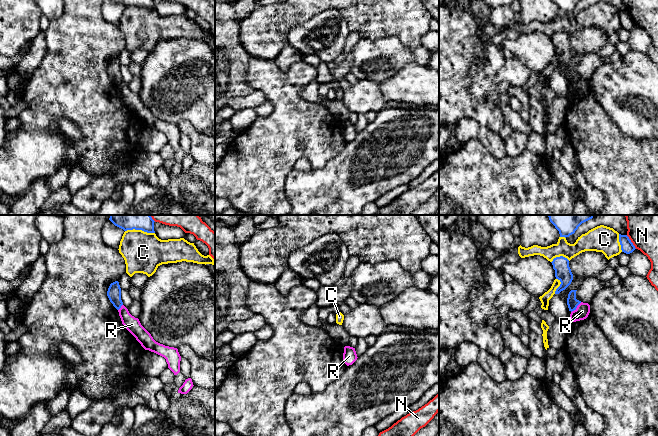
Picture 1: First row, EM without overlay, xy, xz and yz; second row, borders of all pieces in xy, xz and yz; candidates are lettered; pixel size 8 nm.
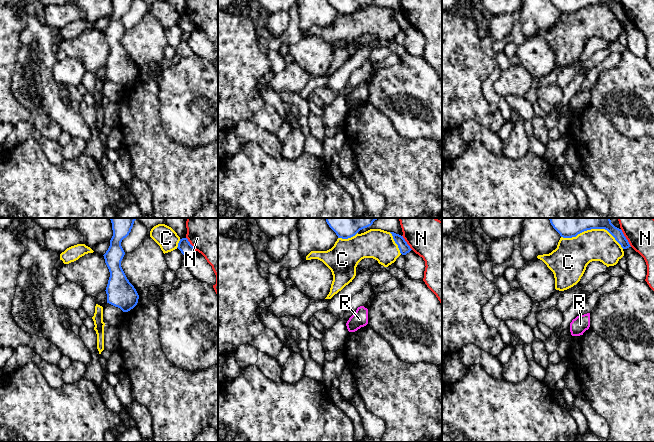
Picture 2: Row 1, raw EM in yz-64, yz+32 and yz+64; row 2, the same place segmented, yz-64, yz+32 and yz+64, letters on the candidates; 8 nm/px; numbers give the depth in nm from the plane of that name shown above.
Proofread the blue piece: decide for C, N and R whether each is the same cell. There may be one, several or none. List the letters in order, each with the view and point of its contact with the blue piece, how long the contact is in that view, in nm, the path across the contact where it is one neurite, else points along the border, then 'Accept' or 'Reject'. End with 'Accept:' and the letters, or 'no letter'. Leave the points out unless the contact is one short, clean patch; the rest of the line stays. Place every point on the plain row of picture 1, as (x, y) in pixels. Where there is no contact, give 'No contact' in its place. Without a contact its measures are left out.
C: Touches blue at yz (560, 32). Shared border 150 nm. Reject
N: Touches blue at yz (631, 18). Shared border 140 nm. Reject
R: Touches blue at yz (576, 83). Shared border 120 nm. Boundary: yz (581, 78), (571, 88). Reject
Accept: no letter

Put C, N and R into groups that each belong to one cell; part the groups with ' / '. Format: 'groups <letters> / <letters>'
groups C / N / R

